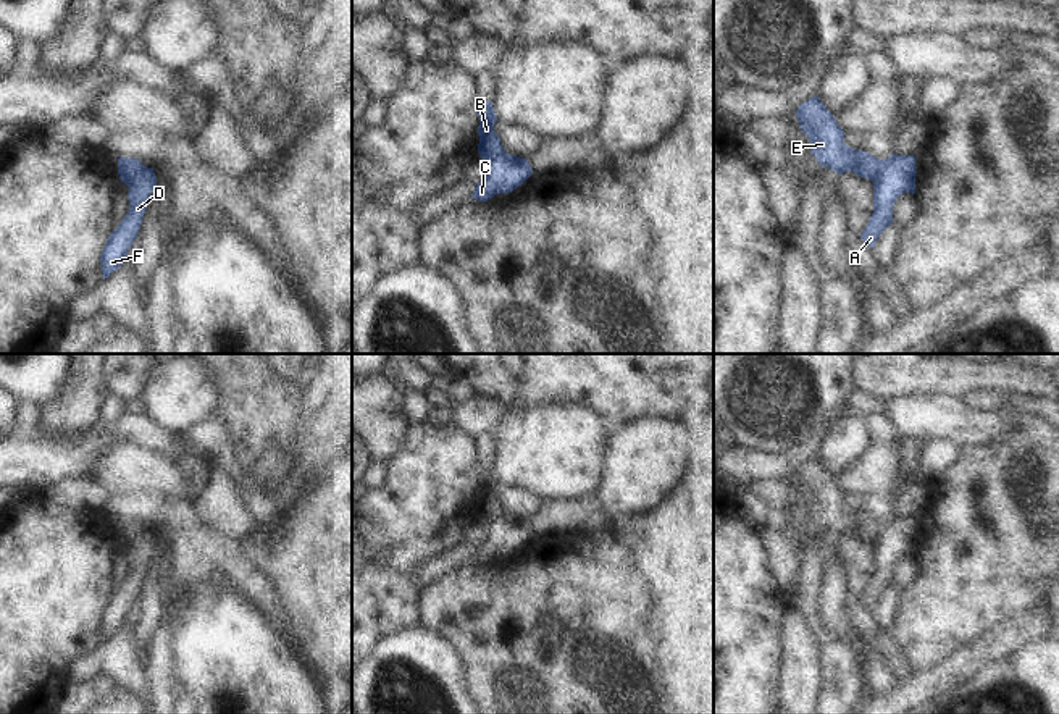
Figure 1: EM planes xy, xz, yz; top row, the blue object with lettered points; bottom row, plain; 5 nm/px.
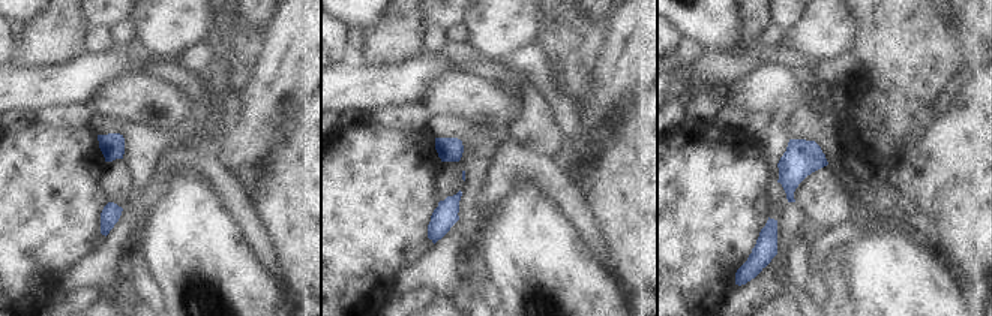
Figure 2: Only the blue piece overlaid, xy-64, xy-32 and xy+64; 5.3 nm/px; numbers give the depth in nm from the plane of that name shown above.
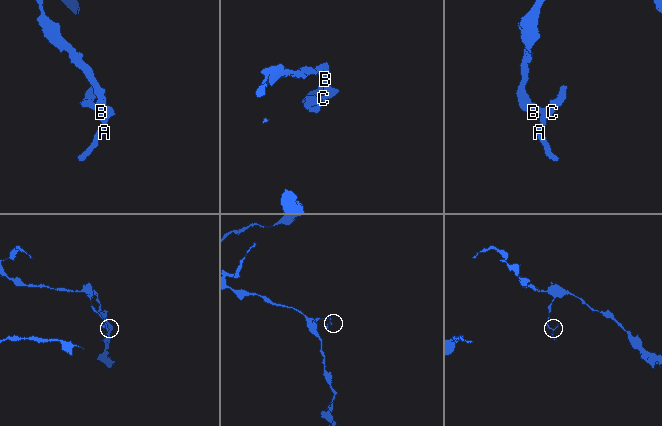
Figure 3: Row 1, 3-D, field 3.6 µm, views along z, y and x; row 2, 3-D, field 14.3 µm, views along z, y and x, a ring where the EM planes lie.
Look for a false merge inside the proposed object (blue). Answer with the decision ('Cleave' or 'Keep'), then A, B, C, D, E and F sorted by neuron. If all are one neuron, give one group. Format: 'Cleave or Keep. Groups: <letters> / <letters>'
Cleave. Groups: A C D F / B E.

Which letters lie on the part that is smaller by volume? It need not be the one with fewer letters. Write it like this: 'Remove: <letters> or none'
Remove: A, C, D, F.

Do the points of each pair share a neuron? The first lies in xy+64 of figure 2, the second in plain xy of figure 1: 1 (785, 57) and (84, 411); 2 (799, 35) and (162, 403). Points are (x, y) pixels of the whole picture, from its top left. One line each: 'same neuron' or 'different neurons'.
1: different neurons
2: same neuron

